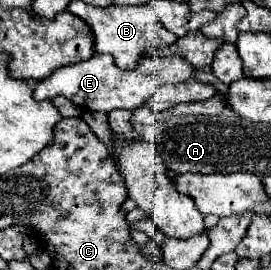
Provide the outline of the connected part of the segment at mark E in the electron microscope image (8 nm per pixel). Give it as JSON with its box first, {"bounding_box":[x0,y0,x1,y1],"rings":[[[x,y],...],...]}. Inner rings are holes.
{"bounding_box":[33,54,195,112],"rings":[[[95,54],[93,58],[63,66],[55,70],[49,78],[41,80],[33,92],[33,98],[37,100],[53,100],[55,96],[65,96],[75,106],[91,112],[111,112],[113,108],[129,108],[135,110],[141,104],[145,104],[145,98],[153,94],[153,90],[161,84],[179,84],[193,78],[195,68],[185,62],[185,58],[155,58],[145,56],[137,62],[135,70],[121,70],[115,66],[113,58],[109,54]]]}

